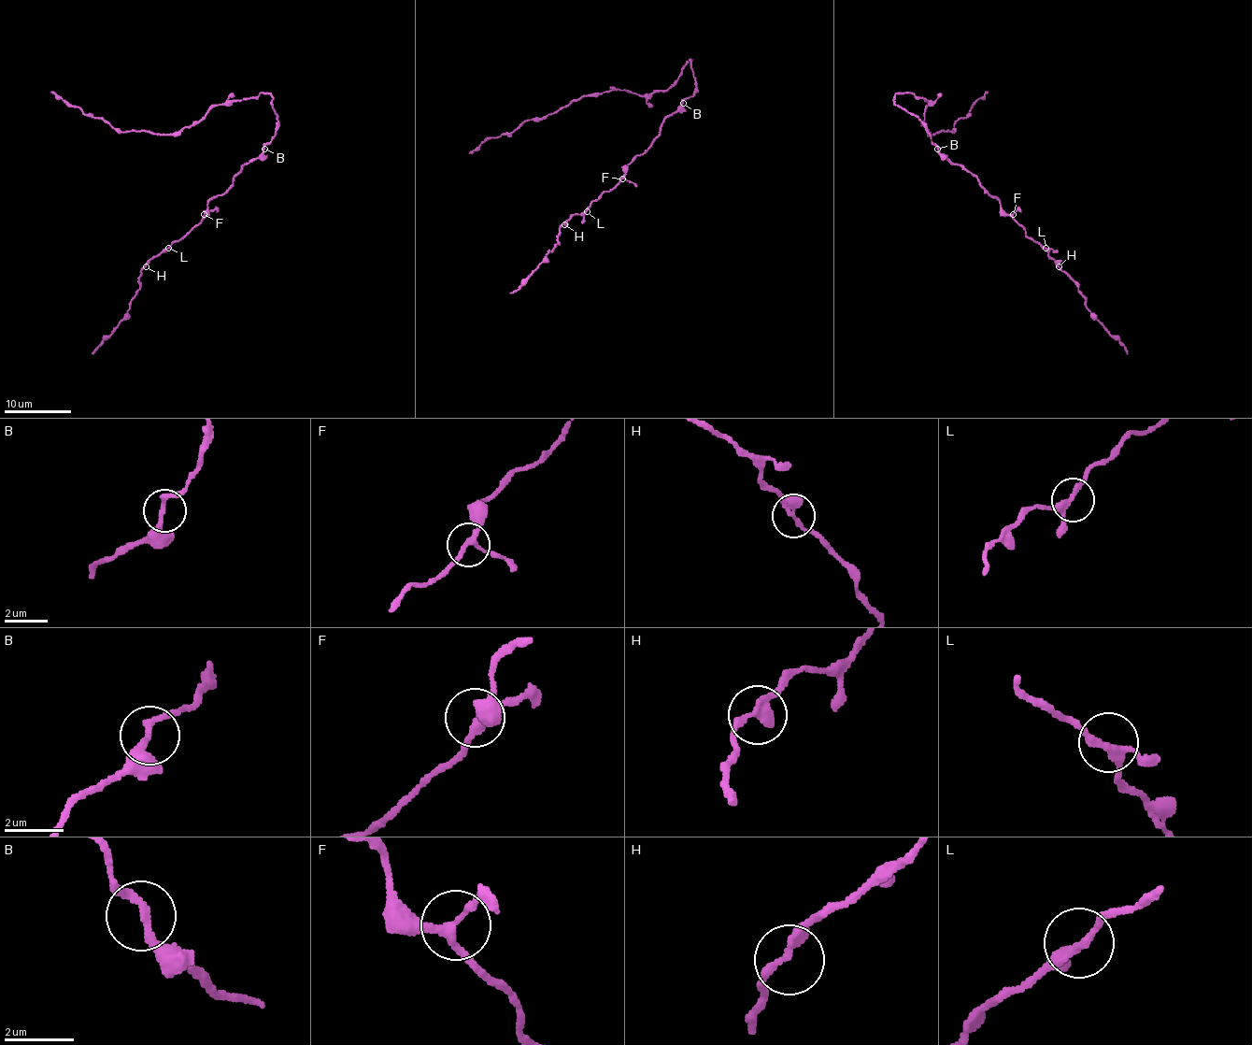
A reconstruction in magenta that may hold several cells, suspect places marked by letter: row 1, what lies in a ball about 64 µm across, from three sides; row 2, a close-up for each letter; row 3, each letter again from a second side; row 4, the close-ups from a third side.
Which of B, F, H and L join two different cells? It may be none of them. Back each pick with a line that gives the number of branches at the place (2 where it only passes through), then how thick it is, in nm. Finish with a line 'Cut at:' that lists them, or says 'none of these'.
Cut at: none of these

